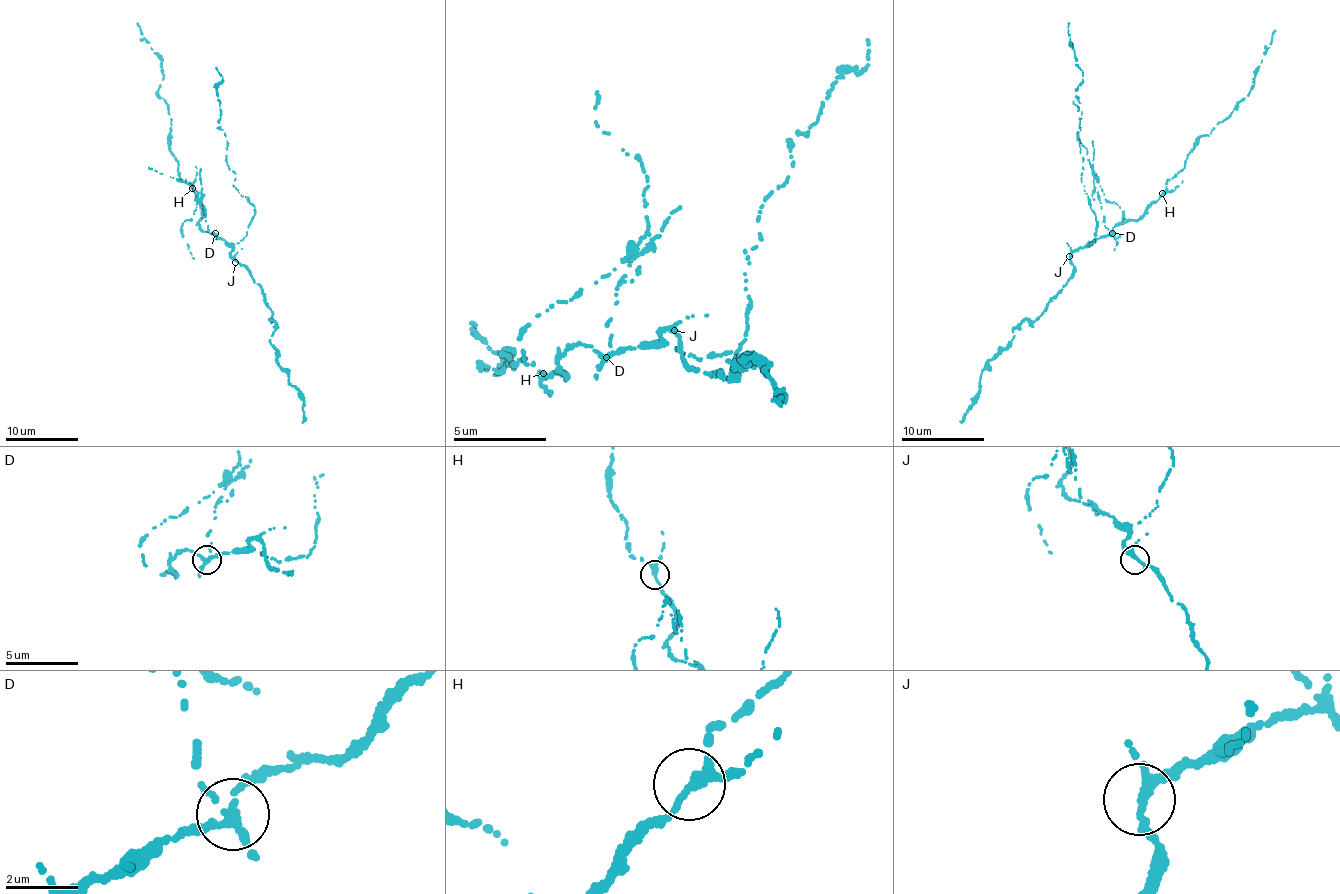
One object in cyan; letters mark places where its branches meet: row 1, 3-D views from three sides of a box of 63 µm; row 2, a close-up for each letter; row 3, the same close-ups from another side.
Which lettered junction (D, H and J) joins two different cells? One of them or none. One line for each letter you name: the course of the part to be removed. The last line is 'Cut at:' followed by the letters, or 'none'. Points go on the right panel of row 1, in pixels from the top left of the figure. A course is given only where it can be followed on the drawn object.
D: foreign part runs (1112, 233), (1103, 223), (1099, 201), (1092, 195), (1094, 185), (1092, 169), (1078, 134), (1082, 114), (1072, 100)
Cut at: D

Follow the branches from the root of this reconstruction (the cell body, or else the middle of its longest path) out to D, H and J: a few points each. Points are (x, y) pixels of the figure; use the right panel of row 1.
D: (1098, 238), (1112, 233)
H: (1098, 238), (1111, 234), (1116, 224), (1138, 219), (1162, 193)
J: (1098, 238), (1069, 256)

